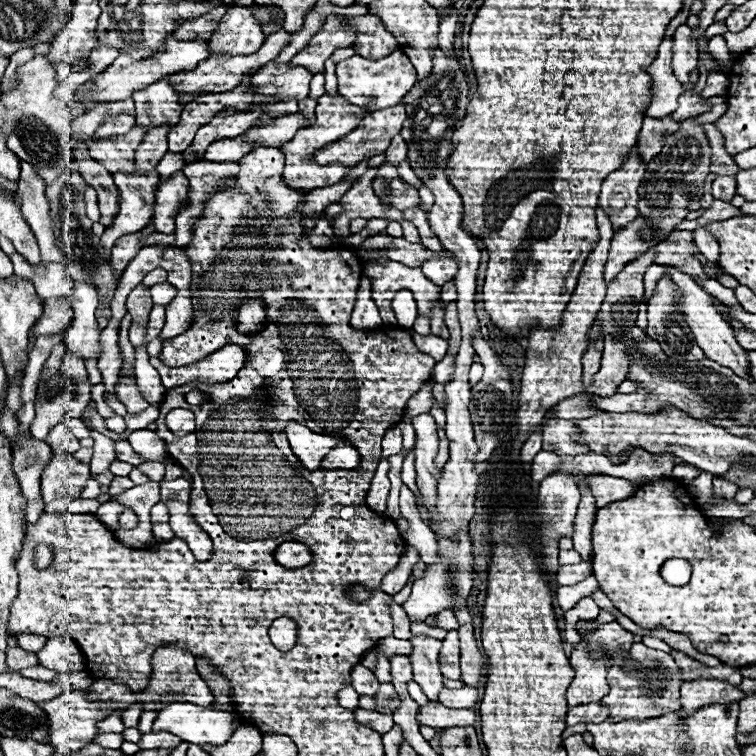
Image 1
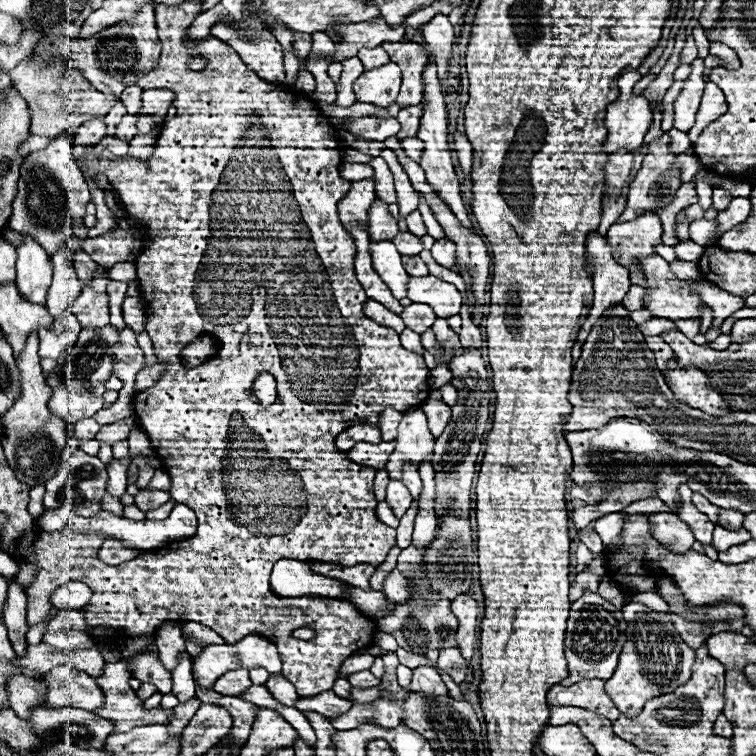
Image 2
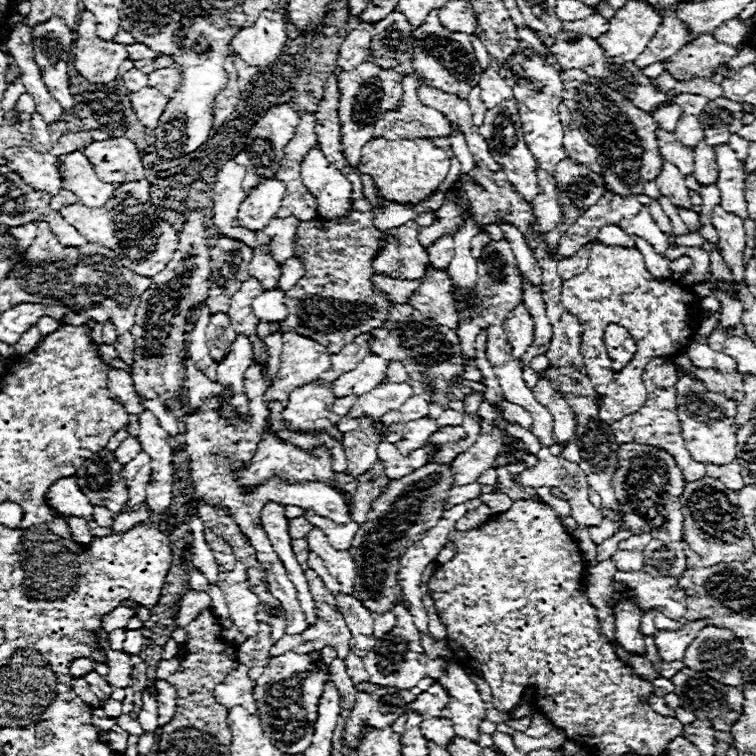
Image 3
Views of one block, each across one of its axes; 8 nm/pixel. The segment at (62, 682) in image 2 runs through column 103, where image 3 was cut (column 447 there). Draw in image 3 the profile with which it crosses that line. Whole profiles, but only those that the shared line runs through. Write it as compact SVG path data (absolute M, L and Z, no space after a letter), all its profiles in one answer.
M435 682L427 692L422 692L412 704L406 706L406 712L416 710L422 716L440 716L440 712L448 706L448 692Z

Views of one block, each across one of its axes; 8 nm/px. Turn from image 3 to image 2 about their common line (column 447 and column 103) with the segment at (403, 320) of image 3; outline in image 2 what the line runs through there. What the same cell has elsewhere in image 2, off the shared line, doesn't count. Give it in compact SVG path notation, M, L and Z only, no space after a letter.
M114 326L104 328L82 328L78 334L78 342L58 360L56 372L46 376L46 384L52 388L50 410L66 422L80 422L84 418L94 416L104 406L106 380L112 376L114 356L112 346L118 342L120 332Z

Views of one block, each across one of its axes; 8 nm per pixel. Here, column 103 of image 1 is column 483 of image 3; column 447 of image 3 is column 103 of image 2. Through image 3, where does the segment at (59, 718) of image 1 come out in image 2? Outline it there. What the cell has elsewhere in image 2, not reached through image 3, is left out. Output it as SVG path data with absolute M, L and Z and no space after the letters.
M126 658L106 664L102 672L104 674L96 682L106 692L106 702L96 714L114 720L114 732L128 732L130 728L146 724L164 724L174 718L174 710L164 710L160 706L144 708L144 700L126 684Z

